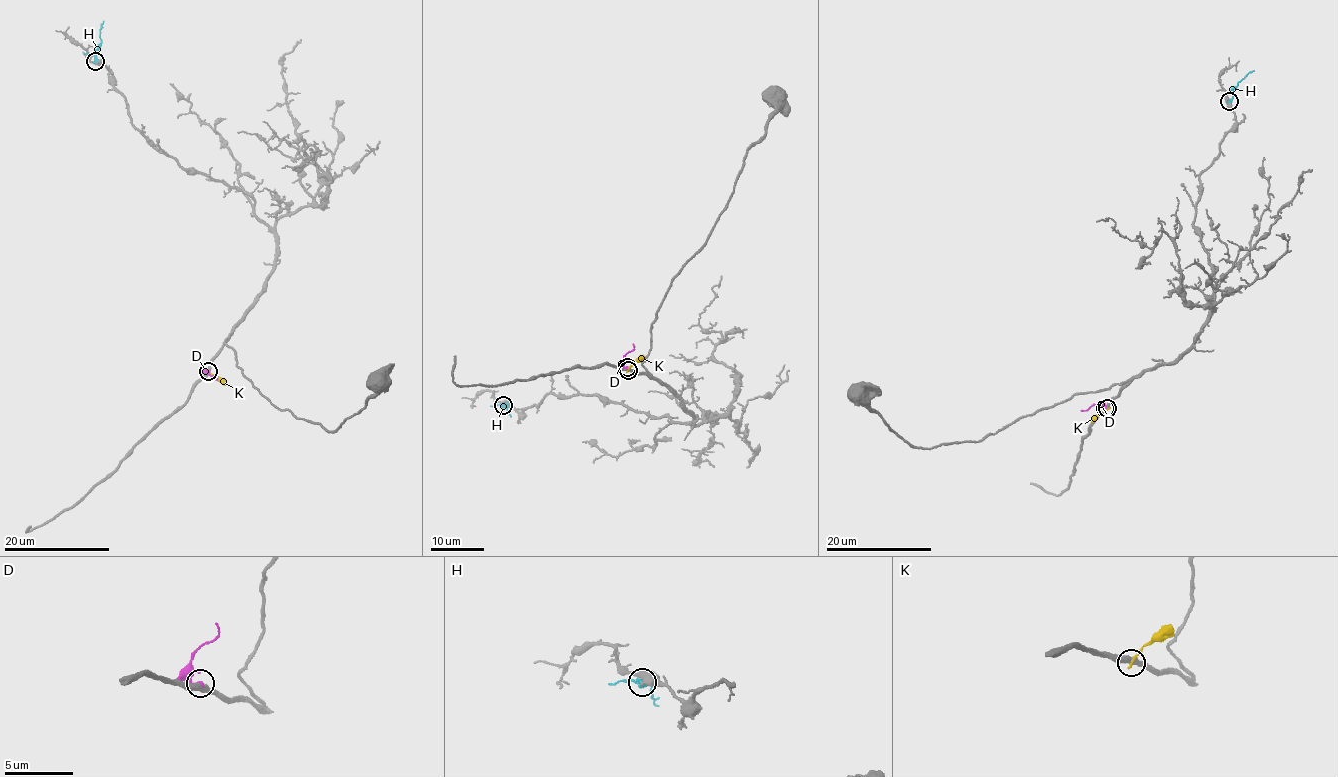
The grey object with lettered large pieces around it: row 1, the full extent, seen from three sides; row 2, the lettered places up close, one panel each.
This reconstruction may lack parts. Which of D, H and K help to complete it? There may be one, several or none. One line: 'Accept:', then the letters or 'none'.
Accept: none

